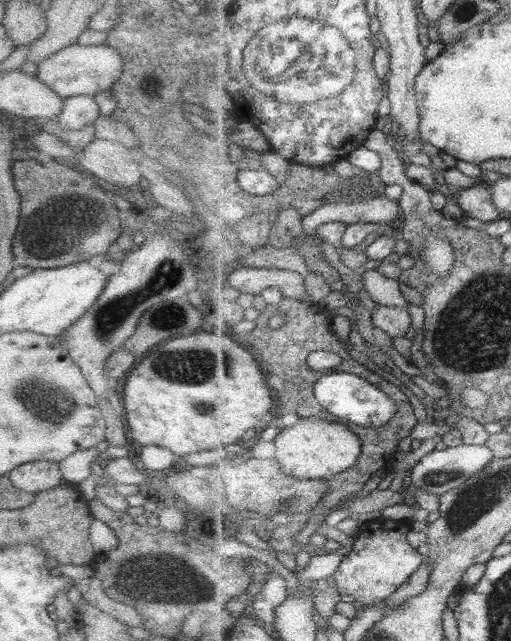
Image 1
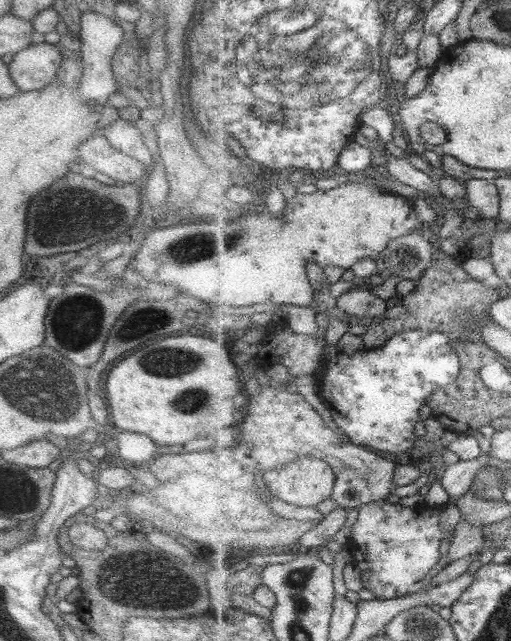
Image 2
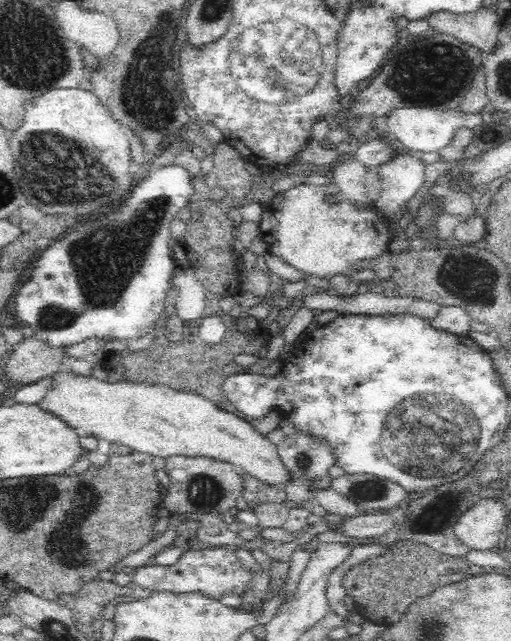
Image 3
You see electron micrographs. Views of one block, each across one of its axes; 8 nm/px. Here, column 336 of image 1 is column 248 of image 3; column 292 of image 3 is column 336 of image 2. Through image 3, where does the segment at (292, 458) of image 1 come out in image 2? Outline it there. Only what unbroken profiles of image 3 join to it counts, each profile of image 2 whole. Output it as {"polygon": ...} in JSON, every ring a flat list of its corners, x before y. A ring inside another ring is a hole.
{"polygon":[[302,456,287,466,266,472,261,482,277,499,295,506,317,506,332,498,337,479,334,468,327,461,318,456]]}

